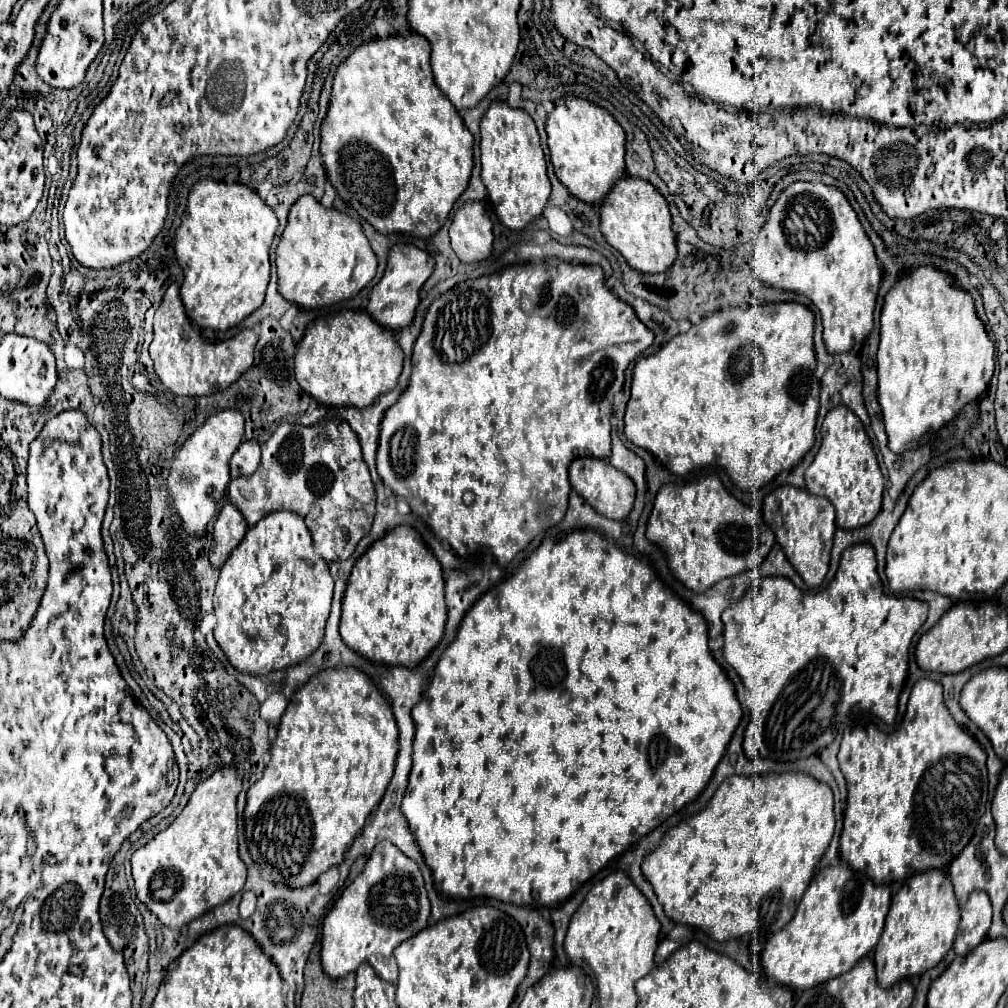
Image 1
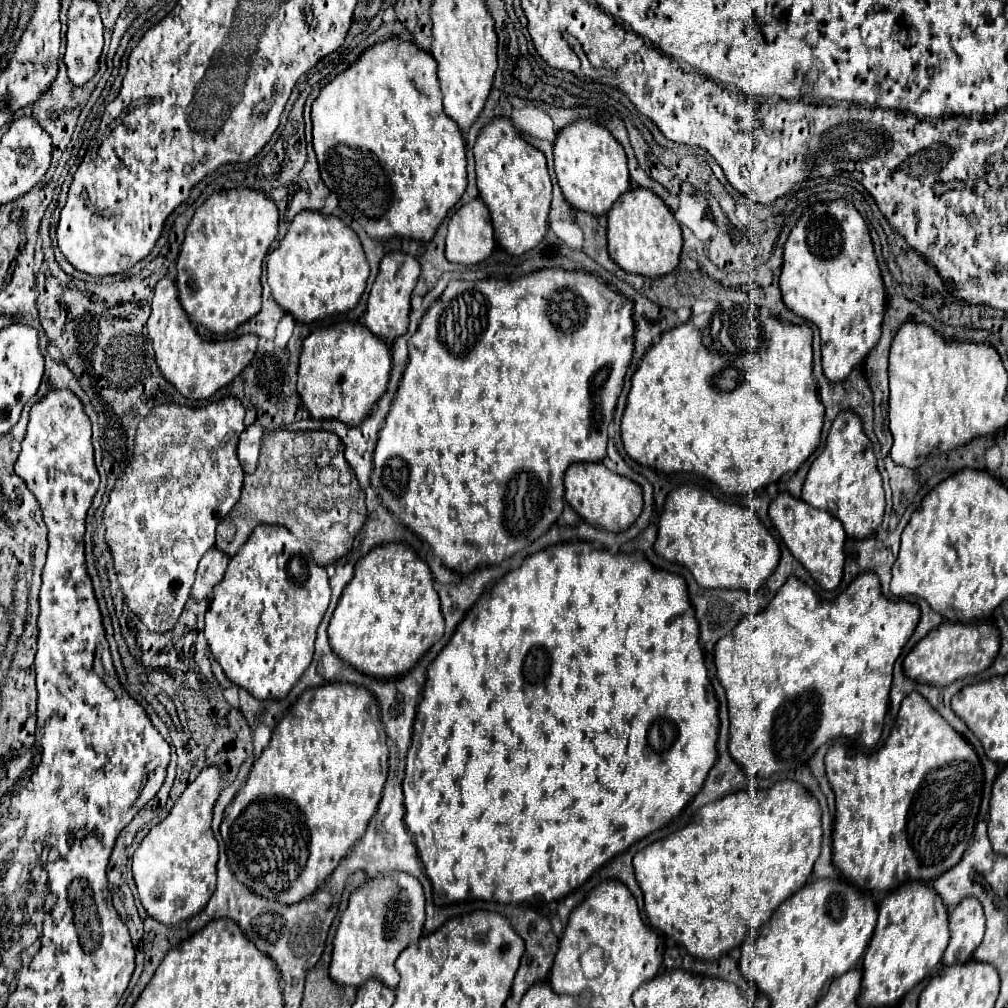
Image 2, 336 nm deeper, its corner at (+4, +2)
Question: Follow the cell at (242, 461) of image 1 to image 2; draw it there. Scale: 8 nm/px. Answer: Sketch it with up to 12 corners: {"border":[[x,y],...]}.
{"border":[[250,425],[236,453],[244,473],[256,469],[264,429]]}

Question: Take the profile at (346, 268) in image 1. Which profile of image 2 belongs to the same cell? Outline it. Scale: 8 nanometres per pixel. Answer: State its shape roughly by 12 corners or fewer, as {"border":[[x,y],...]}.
{"border":[[320,211],[294,217],[266,259],[274,301],[296,321],[346,313],[368,261]]}

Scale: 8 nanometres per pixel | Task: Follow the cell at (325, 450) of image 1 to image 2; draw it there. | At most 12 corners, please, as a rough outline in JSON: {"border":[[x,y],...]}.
{"border":[[270,431],[218,525],[232,557],[256,525],[324,567],[366,523],[330,431]]}

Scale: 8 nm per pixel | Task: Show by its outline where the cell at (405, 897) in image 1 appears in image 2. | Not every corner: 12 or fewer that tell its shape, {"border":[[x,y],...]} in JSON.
{"border":[[408,873],[352,891],[330,977],[396,987],[396,957],[424,927]]}

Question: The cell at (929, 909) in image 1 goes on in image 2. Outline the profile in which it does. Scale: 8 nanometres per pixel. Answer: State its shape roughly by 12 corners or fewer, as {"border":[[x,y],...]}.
{"border":[[920,881],[880,903],[860,1005],[894,1007],[936,967],[948,911]]}

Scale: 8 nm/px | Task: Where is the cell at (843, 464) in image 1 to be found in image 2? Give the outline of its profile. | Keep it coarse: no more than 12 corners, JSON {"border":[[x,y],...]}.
{"border":[[844,409],[802,499],[852,539],[882,523],[884,489],[862,423]]}

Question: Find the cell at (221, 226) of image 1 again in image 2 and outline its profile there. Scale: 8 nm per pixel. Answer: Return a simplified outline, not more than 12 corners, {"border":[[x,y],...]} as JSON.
{"border":[[248,187],[196,209],[176,263],[194,323],[260,311],[276,203]]}

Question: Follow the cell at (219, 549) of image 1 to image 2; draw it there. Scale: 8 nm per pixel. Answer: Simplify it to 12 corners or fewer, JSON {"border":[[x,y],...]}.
{"border":[[212,547],[200,561],[192,587],[194,599],[206,599],[222,581],[230,555]]}

